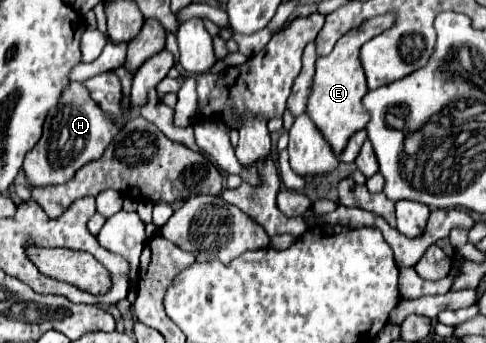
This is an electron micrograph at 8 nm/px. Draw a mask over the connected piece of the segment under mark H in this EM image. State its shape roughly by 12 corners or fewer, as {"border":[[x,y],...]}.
{"border":[[70,83],[24,159],[32,187],[100,159],[118,125]]}

